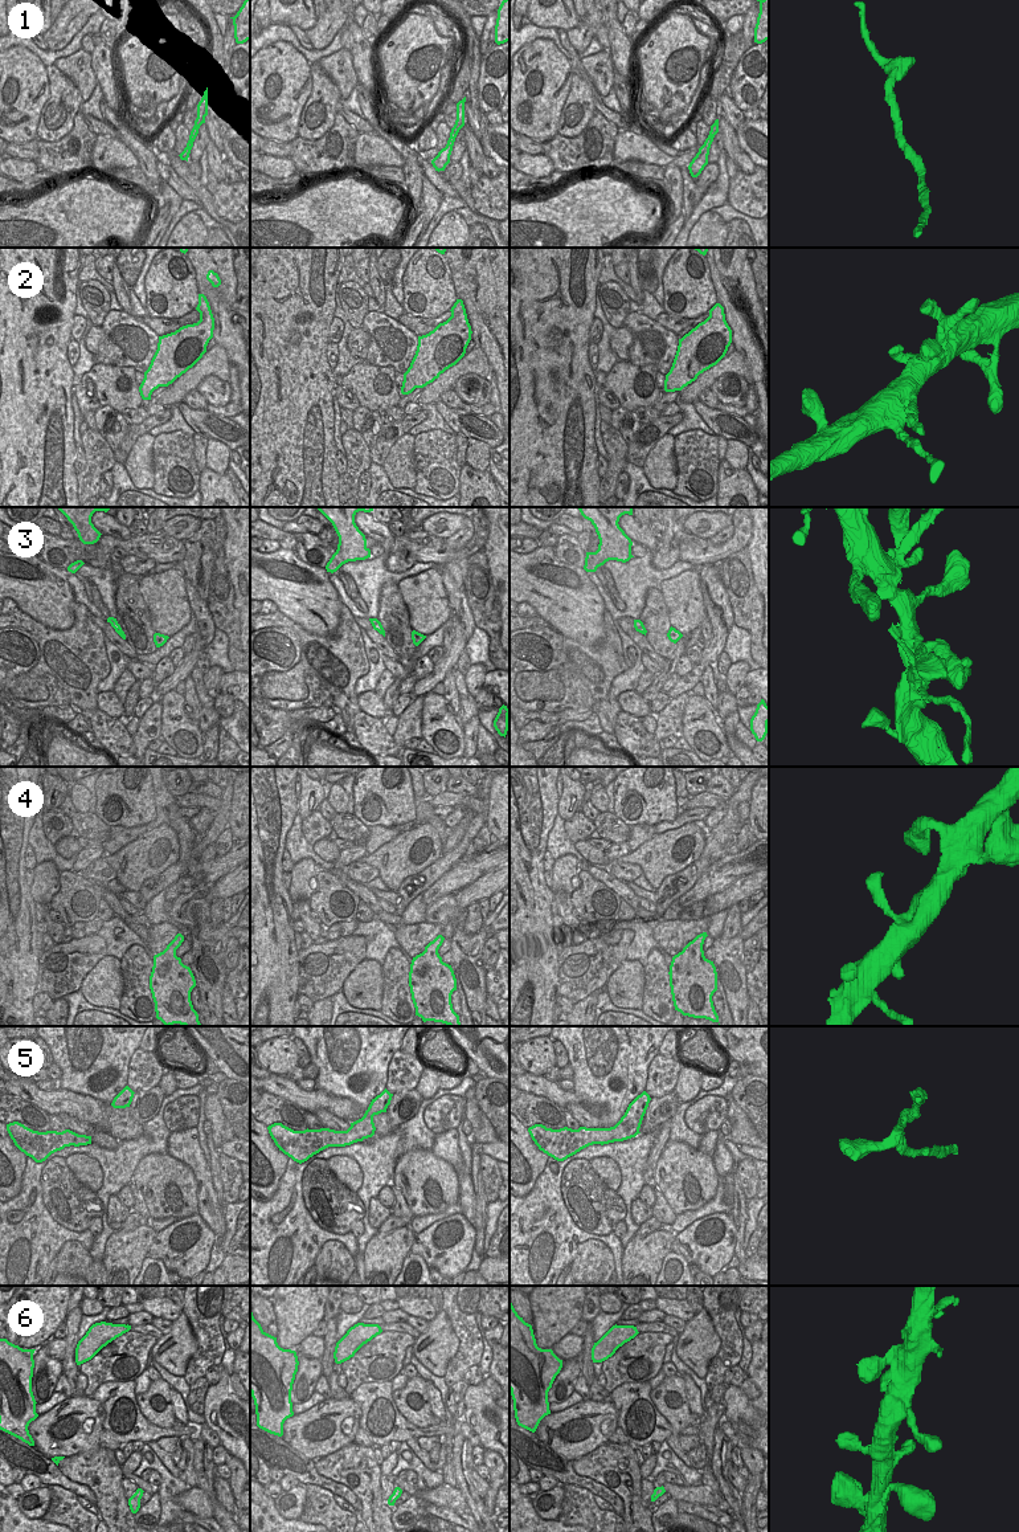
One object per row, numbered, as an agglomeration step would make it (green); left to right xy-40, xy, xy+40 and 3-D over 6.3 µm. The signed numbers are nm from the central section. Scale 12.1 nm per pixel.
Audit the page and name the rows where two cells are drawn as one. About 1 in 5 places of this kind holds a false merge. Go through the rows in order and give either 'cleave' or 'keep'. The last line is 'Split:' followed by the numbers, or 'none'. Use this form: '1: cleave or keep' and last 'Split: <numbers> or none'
1: keep
2: keep
3: cleave
4: keep
5: keep
6: keep
Split: 3

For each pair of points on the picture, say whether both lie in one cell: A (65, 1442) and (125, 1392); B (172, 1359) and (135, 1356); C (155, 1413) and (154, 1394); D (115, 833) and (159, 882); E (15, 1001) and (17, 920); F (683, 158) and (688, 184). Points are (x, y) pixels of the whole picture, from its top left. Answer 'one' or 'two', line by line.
A: two
B: two
C: one
D: two
E: one
F: two

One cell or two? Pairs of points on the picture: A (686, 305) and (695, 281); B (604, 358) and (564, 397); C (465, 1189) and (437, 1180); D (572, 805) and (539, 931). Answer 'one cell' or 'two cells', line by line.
A: one cell
B: two cells
C: two cells
D: two cells

